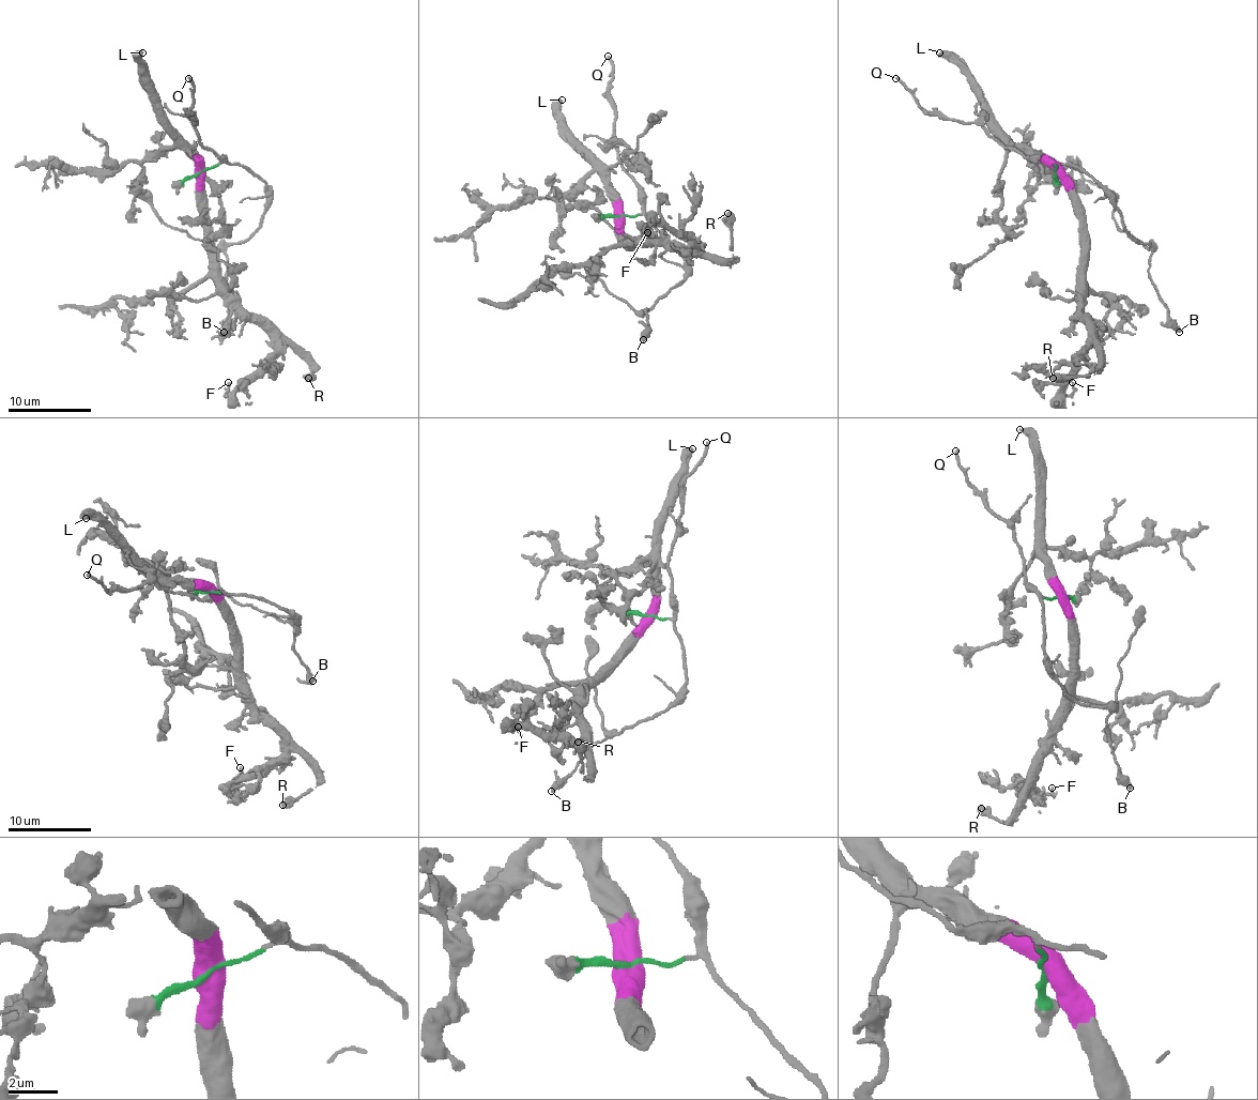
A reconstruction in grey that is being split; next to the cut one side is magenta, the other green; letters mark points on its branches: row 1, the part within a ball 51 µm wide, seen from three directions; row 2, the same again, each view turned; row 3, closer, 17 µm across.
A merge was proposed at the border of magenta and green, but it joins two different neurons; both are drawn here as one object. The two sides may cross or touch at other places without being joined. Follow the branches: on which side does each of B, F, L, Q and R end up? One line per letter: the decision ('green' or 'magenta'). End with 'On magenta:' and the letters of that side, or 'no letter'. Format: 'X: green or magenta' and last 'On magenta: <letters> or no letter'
B: green
F: magenta
L: magenta
Q: green
R: magenta
On magenta: F, L, R

